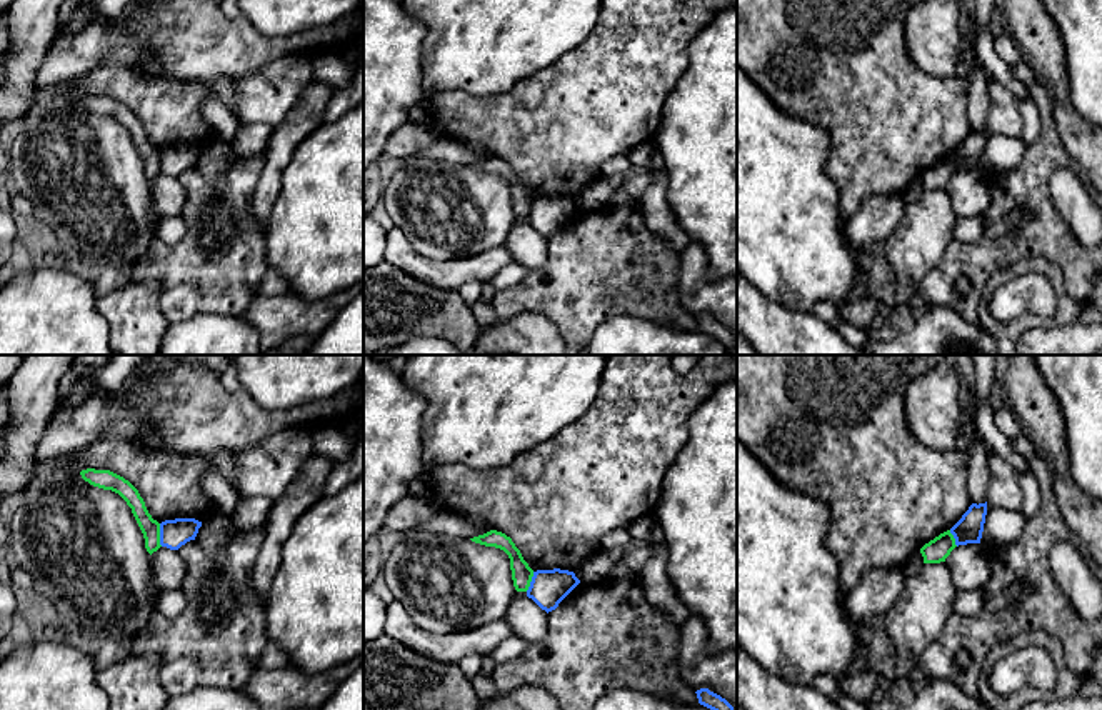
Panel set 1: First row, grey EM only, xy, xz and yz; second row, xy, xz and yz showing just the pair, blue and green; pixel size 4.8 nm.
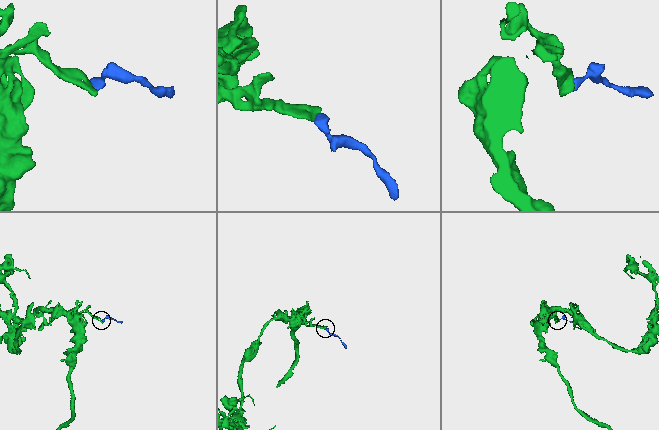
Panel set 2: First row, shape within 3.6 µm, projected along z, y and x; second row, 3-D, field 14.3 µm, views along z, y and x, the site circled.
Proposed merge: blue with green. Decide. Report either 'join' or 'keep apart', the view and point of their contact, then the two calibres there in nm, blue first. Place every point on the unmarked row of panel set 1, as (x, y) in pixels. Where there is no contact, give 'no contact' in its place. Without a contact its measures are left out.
keep apart | xy (160, 162) | 140/90 nm

